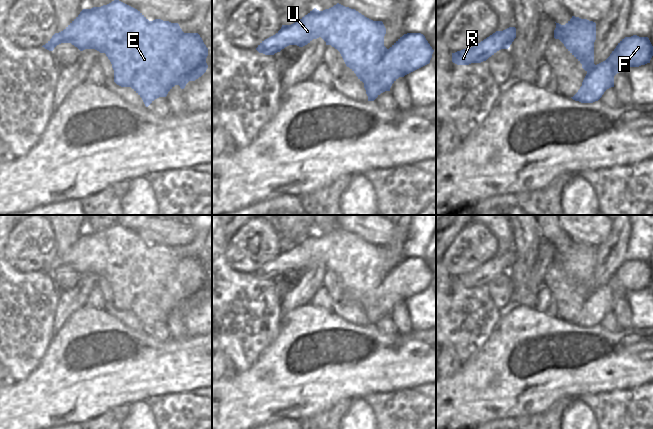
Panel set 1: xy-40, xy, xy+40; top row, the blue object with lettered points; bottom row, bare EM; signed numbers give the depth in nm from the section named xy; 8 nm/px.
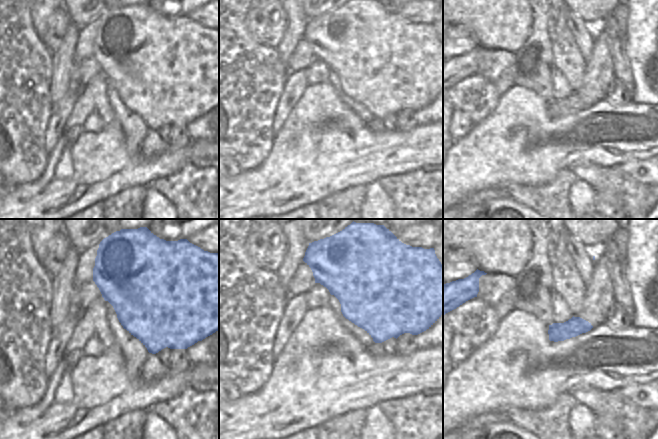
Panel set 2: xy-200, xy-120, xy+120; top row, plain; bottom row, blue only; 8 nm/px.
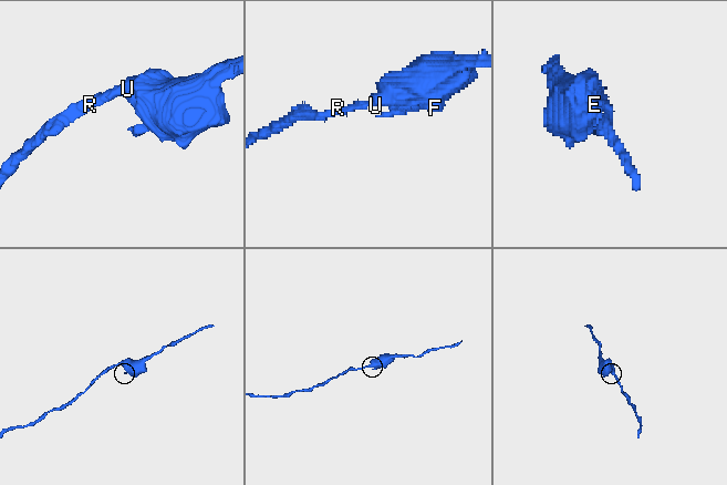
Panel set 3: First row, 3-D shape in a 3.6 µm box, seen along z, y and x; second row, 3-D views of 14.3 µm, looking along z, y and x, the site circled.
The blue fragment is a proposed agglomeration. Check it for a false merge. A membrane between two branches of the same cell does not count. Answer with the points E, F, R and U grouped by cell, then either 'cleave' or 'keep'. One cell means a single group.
E R U / F | cleave

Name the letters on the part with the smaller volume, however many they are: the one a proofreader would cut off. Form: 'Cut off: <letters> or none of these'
Cut off: F

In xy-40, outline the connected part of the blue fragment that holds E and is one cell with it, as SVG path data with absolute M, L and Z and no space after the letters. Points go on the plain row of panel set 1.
M115 223L111 227L101 231L83 233L63 255L55 257L42 271L53 275L54 272L61 267L71 267L80 275L95 273L100 277L105 277L114 294L114 306L121 311L131 311L142 322L145 330L148 331L155 323L166 321L175 309L179 309L181 313L184 313L189 305L195 305L201 301L208 292L205 285L191 297L181 301L175 307L172 306L170 286L172 282L178 278L176 270L183 258L184 256L178 247L171 247L161 243L149 245L137 233Z

